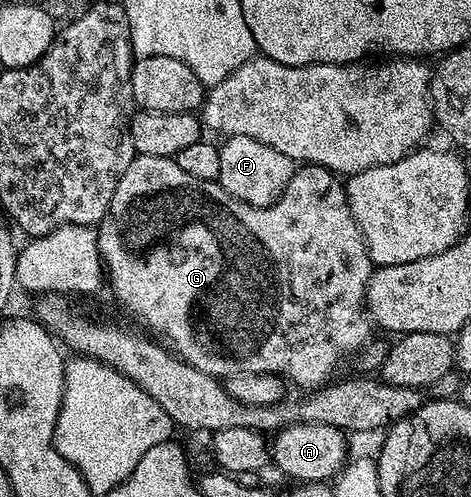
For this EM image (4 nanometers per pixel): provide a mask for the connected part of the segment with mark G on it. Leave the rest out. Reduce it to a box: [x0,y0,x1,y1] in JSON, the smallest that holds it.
[96,154,374,390]

